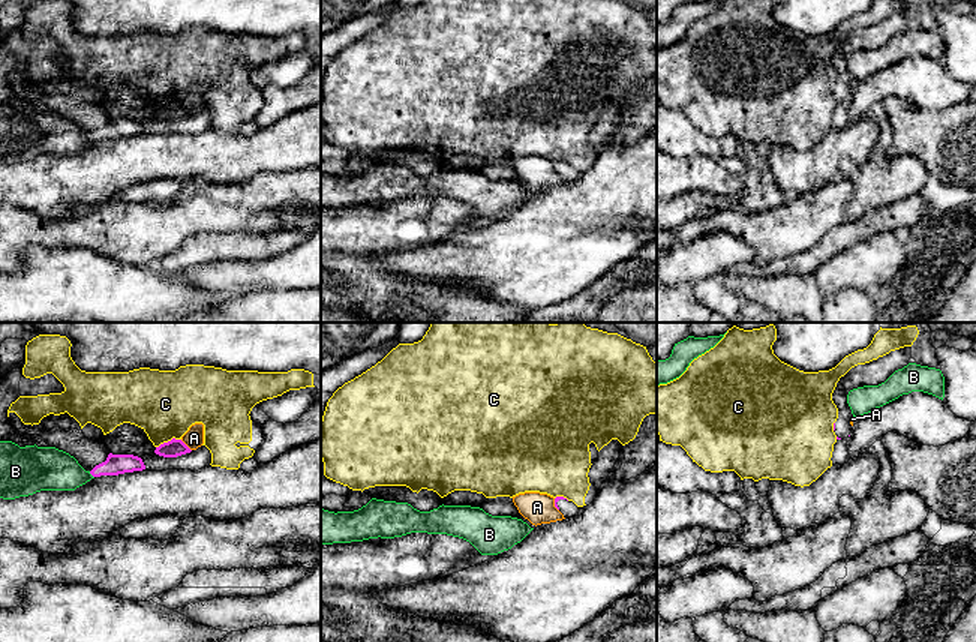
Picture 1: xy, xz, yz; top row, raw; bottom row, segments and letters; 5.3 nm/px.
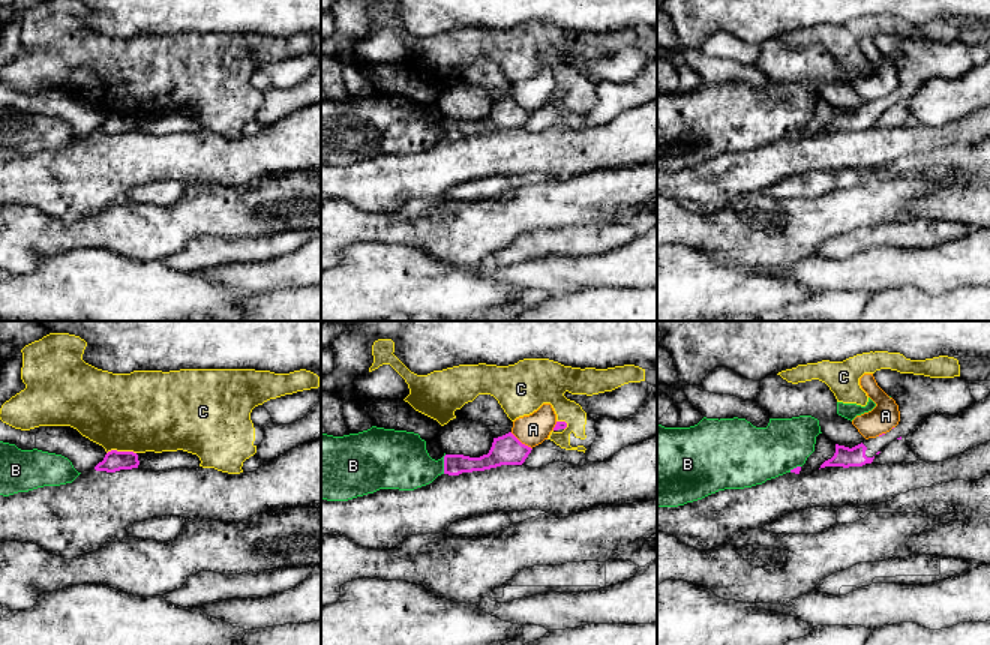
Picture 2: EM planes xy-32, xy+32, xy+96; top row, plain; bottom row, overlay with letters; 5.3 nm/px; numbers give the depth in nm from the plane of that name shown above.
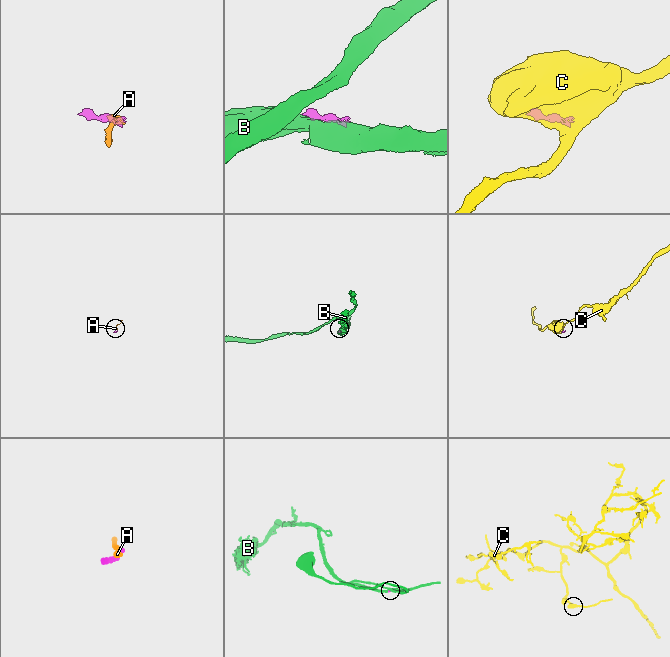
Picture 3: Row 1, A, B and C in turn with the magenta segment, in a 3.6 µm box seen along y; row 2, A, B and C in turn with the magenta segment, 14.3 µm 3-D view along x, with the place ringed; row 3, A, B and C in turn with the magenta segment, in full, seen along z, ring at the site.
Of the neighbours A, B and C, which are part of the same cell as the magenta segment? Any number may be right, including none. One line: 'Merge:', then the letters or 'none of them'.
Merge: none of them

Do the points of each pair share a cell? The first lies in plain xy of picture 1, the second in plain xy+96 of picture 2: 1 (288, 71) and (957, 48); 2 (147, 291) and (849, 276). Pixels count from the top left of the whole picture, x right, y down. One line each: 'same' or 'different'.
1: same
2: different

